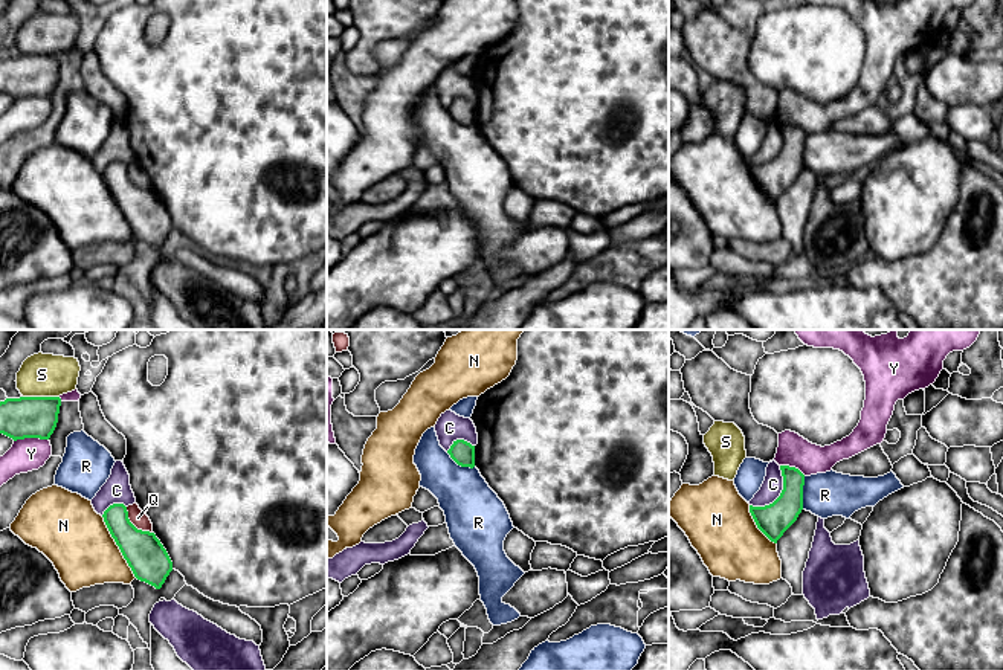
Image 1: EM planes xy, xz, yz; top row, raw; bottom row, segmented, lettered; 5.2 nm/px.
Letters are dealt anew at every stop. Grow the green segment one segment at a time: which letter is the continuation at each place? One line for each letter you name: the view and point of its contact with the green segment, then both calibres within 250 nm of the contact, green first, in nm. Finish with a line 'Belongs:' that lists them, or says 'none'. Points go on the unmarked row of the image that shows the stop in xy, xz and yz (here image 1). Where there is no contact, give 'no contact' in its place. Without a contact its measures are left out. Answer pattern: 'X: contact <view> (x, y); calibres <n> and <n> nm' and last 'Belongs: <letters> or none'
Belongs: none

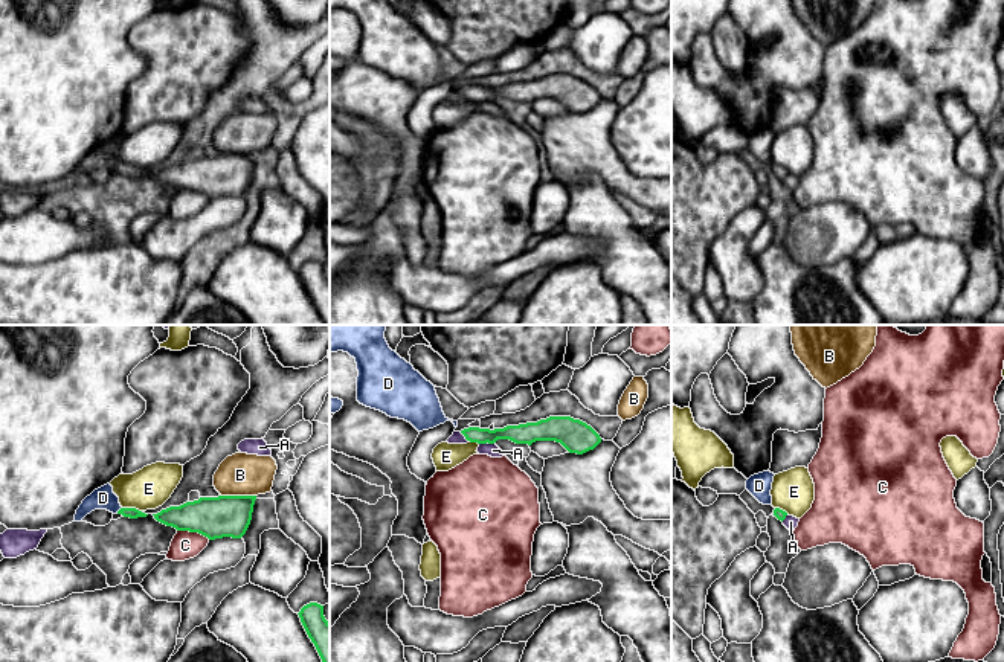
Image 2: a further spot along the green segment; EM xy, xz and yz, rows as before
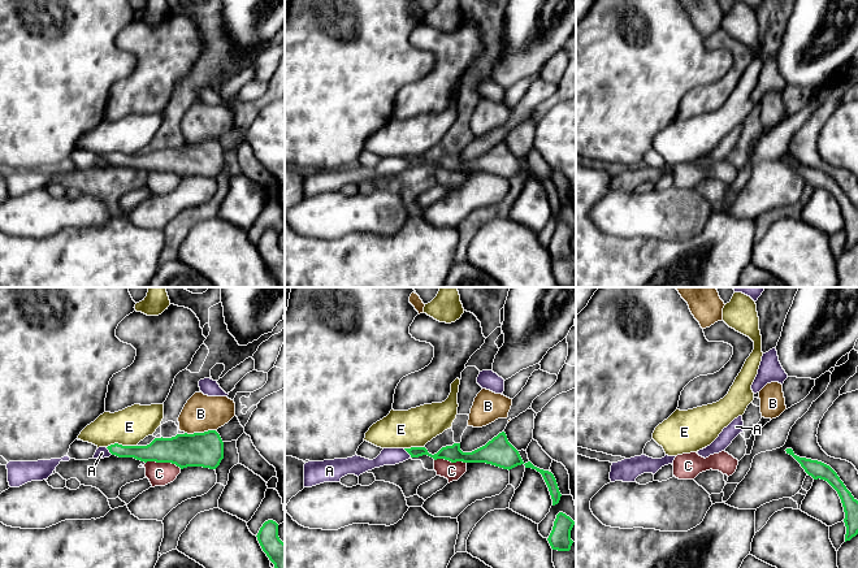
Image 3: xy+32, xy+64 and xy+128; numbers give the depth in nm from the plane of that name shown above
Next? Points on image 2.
Belongs: none

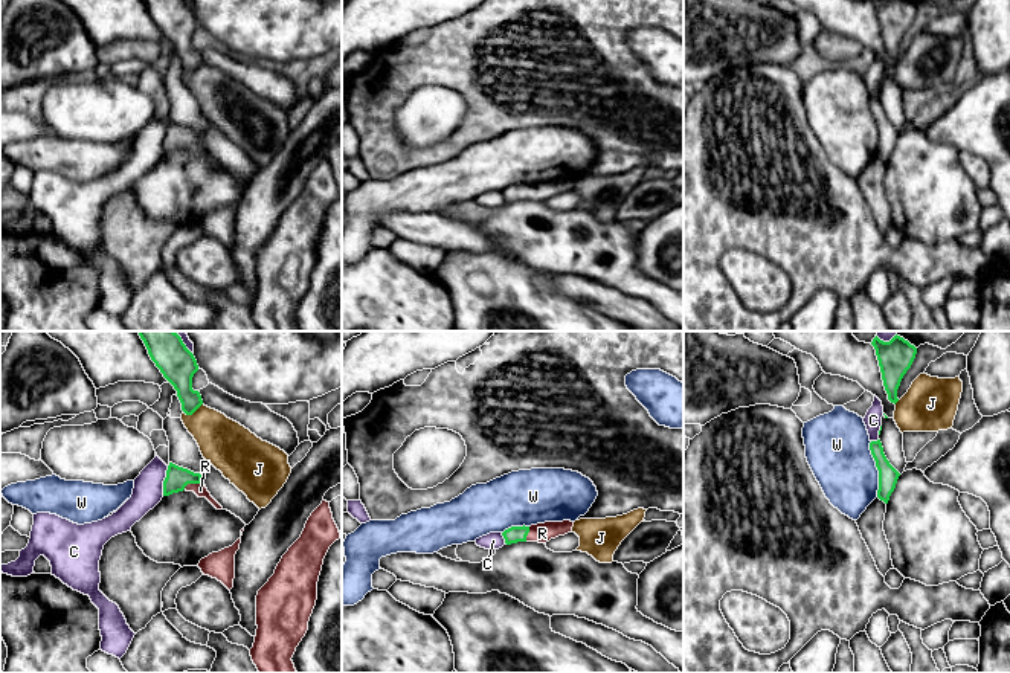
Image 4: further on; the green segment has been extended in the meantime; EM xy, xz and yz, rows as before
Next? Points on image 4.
R: contact xy (192, 141); calibres 120 and 70 nm
Belongs: R

